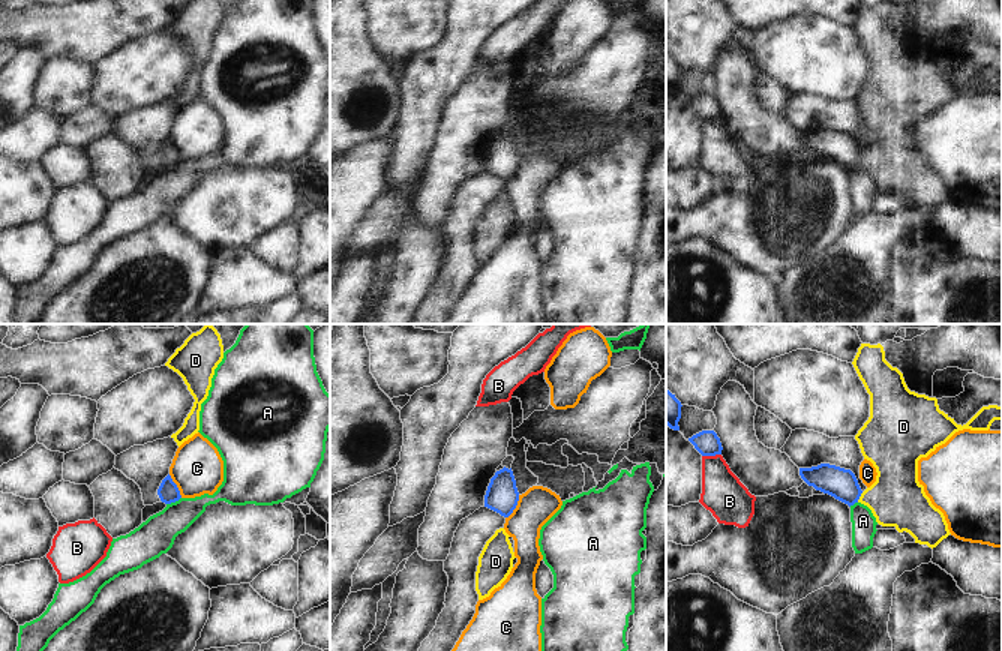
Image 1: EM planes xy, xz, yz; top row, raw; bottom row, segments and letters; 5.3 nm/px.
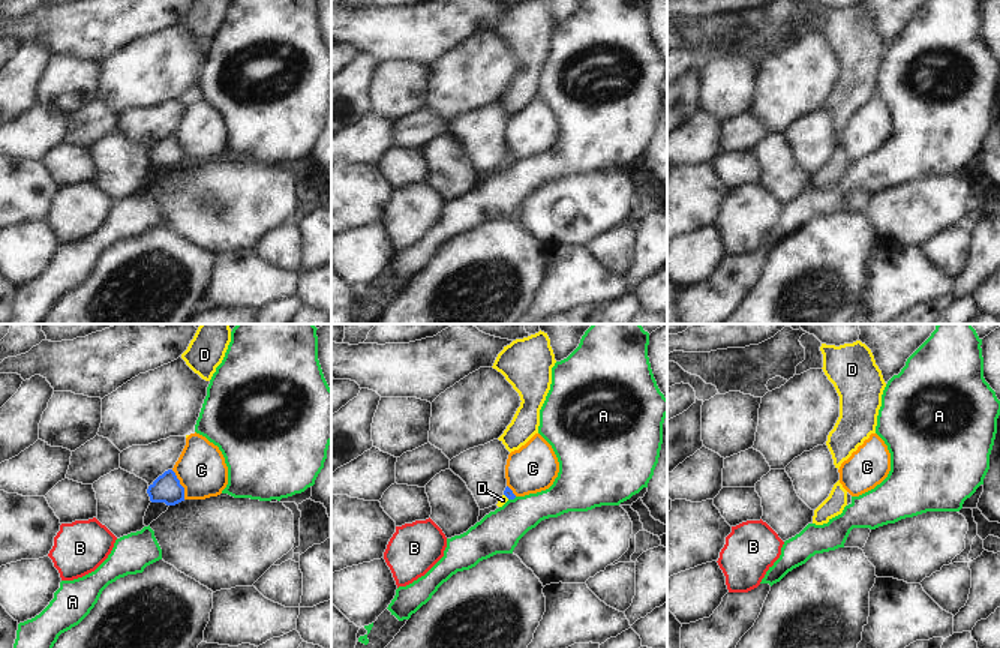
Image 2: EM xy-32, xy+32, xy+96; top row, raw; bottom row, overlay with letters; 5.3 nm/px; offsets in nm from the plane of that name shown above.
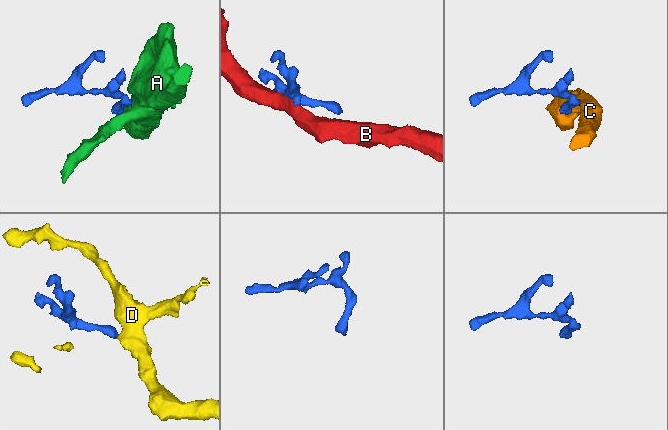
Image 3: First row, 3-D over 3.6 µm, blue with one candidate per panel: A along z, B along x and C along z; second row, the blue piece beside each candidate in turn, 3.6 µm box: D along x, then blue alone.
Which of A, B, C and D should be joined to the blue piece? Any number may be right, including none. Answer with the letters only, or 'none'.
D

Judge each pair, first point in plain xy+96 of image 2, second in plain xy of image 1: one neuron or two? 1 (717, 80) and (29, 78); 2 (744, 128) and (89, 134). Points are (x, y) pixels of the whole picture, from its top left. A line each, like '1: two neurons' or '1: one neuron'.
1: two neurons
2: one neuron

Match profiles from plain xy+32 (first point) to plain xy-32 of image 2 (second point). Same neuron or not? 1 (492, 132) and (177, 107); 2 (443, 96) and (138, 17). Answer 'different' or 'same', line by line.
1: same
2: different

